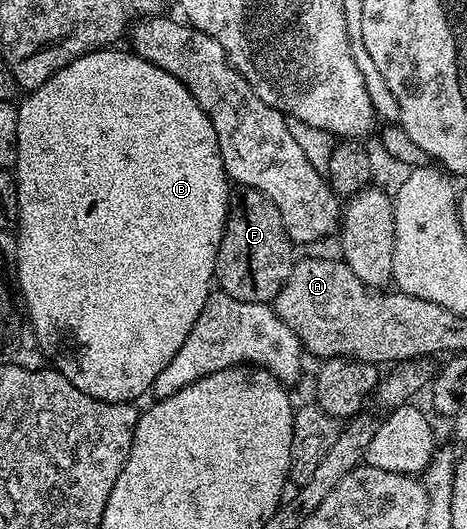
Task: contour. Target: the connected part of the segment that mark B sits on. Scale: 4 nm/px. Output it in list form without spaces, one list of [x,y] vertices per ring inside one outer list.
[[[99,50],[96,52],[85,52],[83,56],[77,56],[68,66],[64,66],[48,82],[44,82],[40,87],[25,93],[26,101],[17,105],[18,110],[18,162],[16,165],[16,179],[18,181],[18,226],[16,229],[16,271],[18,273],[18,288],[22,296],[26,299],[26,315],[30,318],[30,324],[34,328],[34,333],[38,339],[38,344],[42,348],[43,357],[60,373],[76,390],[88,394],[97,400],[103,400],[109,404],[124,404],[137,401],[137,396],[142,396],[145,392],[149,393],[156,382],[156,374],[176,358],[176,350],[184,346],[184,338],[196,326],[196,318],[200,310],[204,310],[204,302],[208,302],[212,291],[212,285],[215,283],[214,267],[218,257],[218,247],[222,241],[222,231],[226,229],[226,213],[229,209],[232,199],[232,184],[224,170],[224,162],[220,154],[220,146],[216,138],[216,130],[204,114],[204,110],[196,102],[196,98],[187,90],[185,84],[181,84],[168,70],[160,70],[152,62],[134,55],[133,51],[114,52],[118,50]]]

